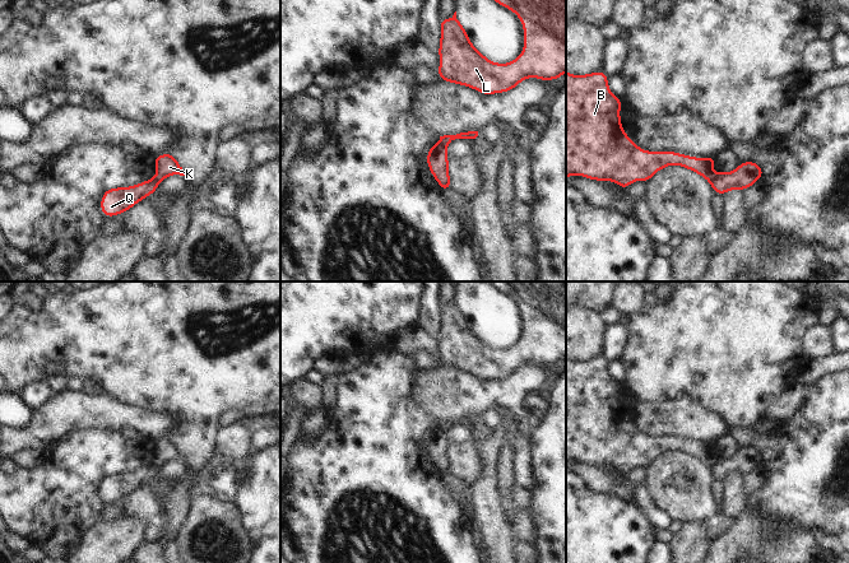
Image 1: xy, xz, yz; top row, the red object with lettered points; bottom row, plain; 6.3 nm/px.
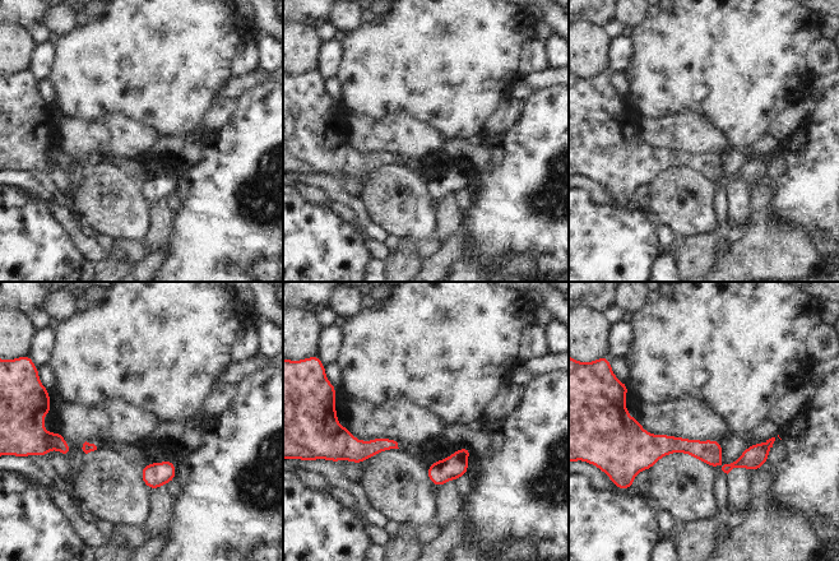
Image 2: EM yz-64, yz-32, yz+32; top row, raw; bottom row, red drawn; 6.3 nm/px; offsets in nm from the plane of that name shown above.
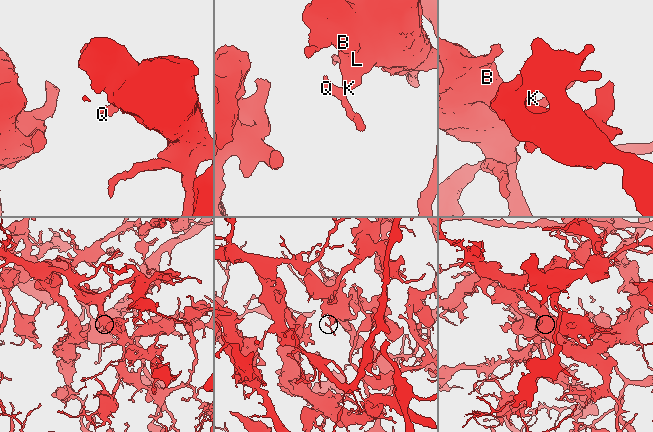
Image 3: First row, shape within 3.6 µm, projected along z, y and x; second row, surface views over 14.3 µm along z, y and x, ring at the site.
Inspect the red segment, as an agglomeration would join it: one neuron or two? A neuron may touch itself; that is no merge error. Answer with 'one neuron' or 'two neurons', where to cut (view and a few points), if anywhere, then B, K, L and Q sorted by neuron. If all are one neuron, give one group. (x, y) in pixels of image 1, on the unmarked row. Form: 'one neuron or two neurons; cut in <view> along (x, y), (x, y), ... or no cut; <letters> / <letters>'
two neurons; cut in yz along (717, 460), (710, 468); B K L / Q

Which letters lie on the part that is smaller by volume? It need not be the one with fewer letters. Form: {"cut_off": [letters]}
{"cut_off": ["Q"]}

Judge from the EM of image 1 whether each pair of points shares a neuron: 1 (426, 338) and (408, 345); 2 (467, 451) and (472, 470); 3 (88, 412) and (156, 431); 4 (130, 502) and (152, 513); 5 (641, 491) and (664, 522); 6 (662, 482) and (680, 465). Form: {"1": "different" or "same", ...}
{"1": "same", "2": "same", "3": "same", "4": "same", "5": "same", "6": "same"}

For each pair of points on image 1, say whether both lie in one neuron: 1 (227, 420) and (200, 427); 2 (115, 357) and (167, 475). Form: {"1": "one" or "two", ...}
{"1": "two", "2": "two"}

